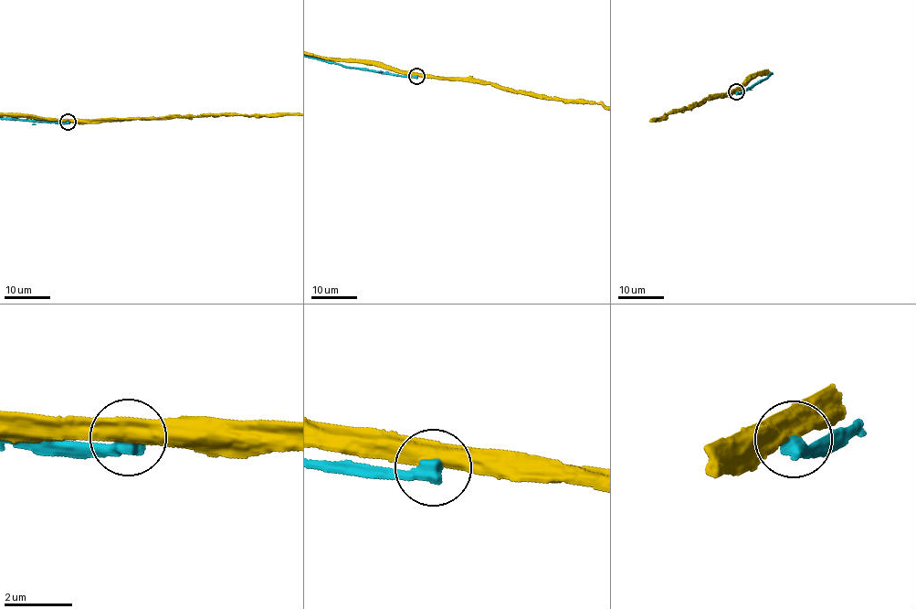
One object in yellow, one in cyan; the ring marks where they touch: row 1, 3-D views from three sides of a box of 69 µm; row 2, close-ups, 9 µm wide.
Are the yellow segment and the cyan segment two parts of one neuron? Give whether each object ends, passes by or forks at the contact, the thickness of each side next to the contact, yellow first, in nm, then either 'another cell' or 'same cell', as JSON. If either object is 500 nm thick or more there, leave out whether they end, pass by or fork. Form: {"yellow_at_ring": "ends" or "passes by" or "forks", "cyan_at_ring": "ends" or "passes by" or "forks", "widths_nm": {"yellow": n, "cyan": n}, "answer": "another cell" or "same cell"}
{"yellow_at_ring": "passes by", "cyan_at_ring": "ends", "widths_nm": {"yellow": 480, "cyan": 480}, "answer": "another cell"}

